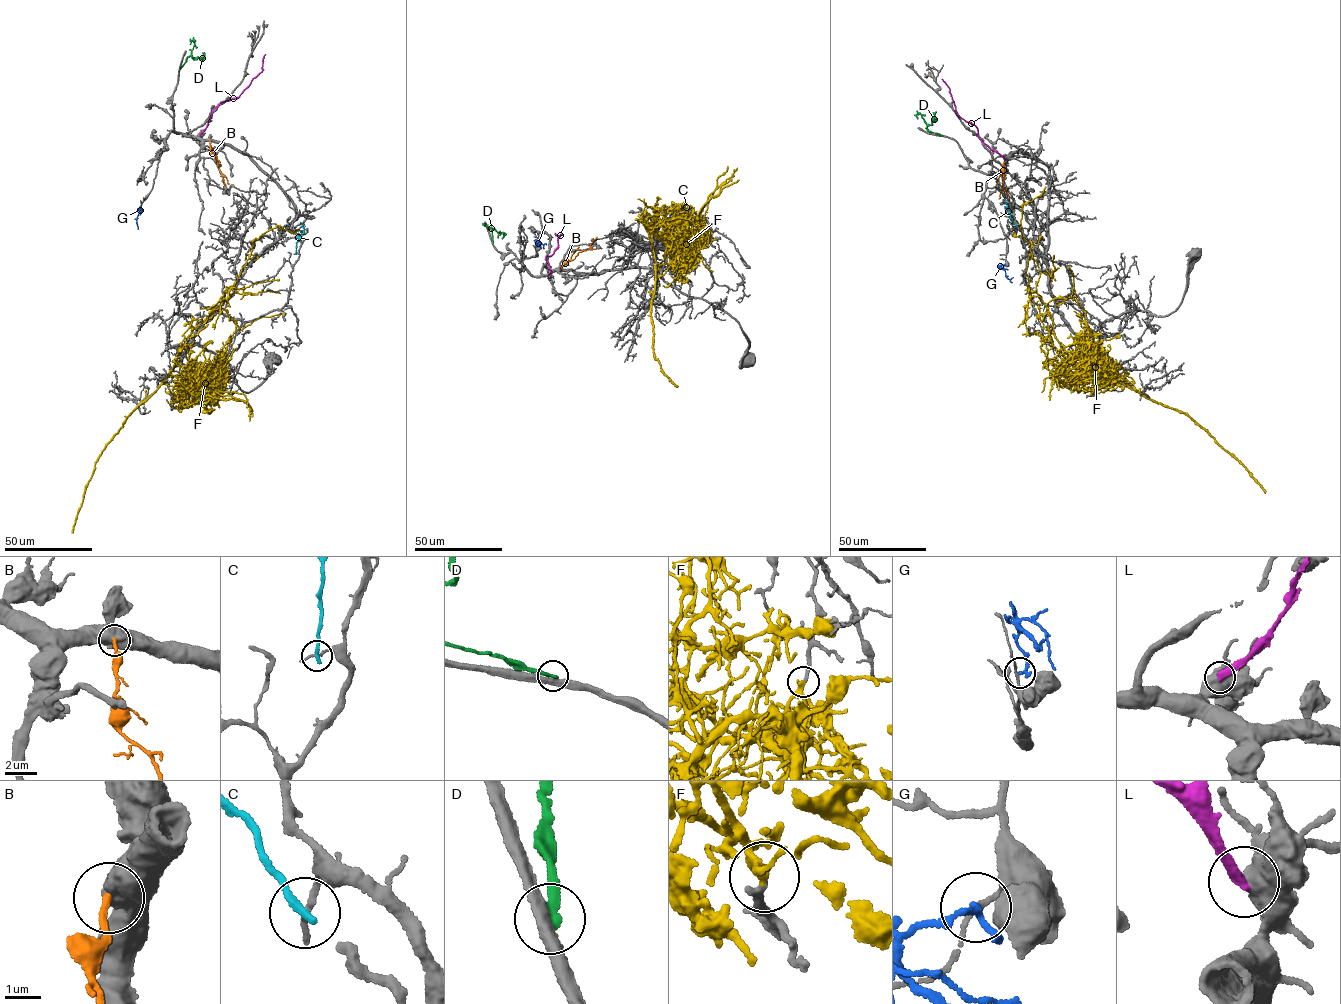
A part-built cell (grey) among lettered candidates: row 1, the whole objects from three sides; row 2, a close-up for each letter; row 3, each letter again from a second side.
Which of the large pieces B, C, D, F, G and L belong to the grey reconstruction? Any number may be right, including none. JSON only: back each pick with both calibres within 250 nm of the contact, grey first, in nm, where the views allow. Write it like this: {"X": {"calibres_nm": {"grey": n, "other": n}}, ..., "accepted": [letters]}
{"accepted": []}

